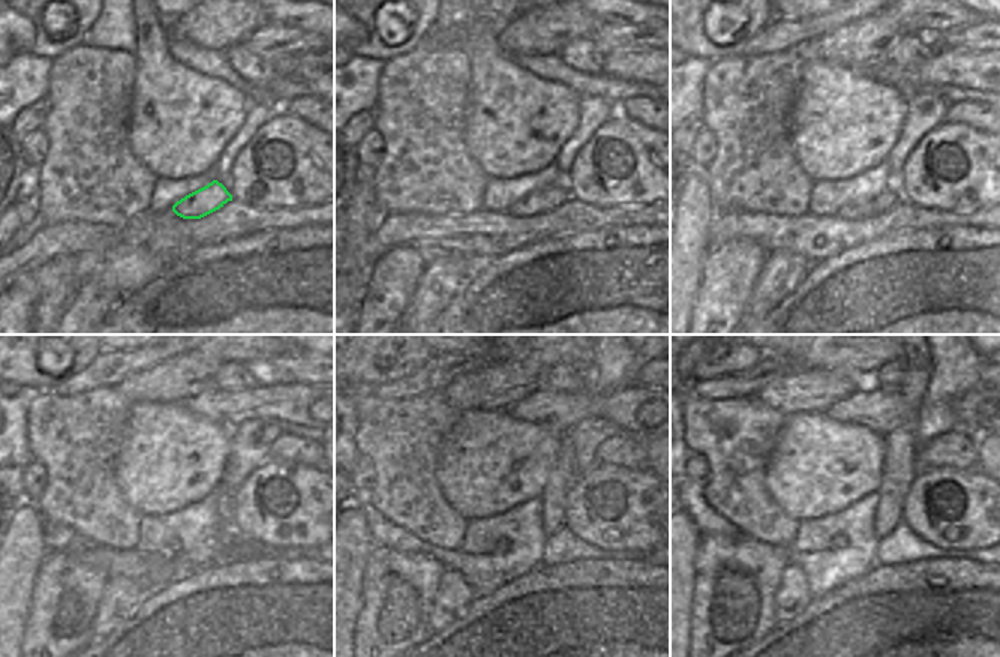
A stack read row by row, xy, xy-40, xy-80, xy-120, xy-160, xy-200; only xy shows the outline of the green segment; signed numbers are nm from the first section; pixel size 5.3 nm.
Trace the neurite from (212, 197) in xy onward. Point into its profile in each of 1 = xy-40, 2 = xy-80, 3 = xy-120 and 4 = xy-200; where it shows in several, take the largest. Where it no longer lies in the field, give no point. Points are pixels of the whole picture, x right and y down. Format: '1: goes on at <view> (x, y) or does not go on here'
1: goes on at xy-40 (546, 200)
2: goes on at xy-80 (886, 200)
3: goes on at xy-120 (173, 546)
4: goes on at xy-200 (838, 542)

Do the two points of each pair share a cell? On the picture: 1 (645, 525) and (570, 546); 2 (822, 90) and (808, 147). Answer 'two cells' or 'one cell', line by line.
1: two cells
2: one cell

